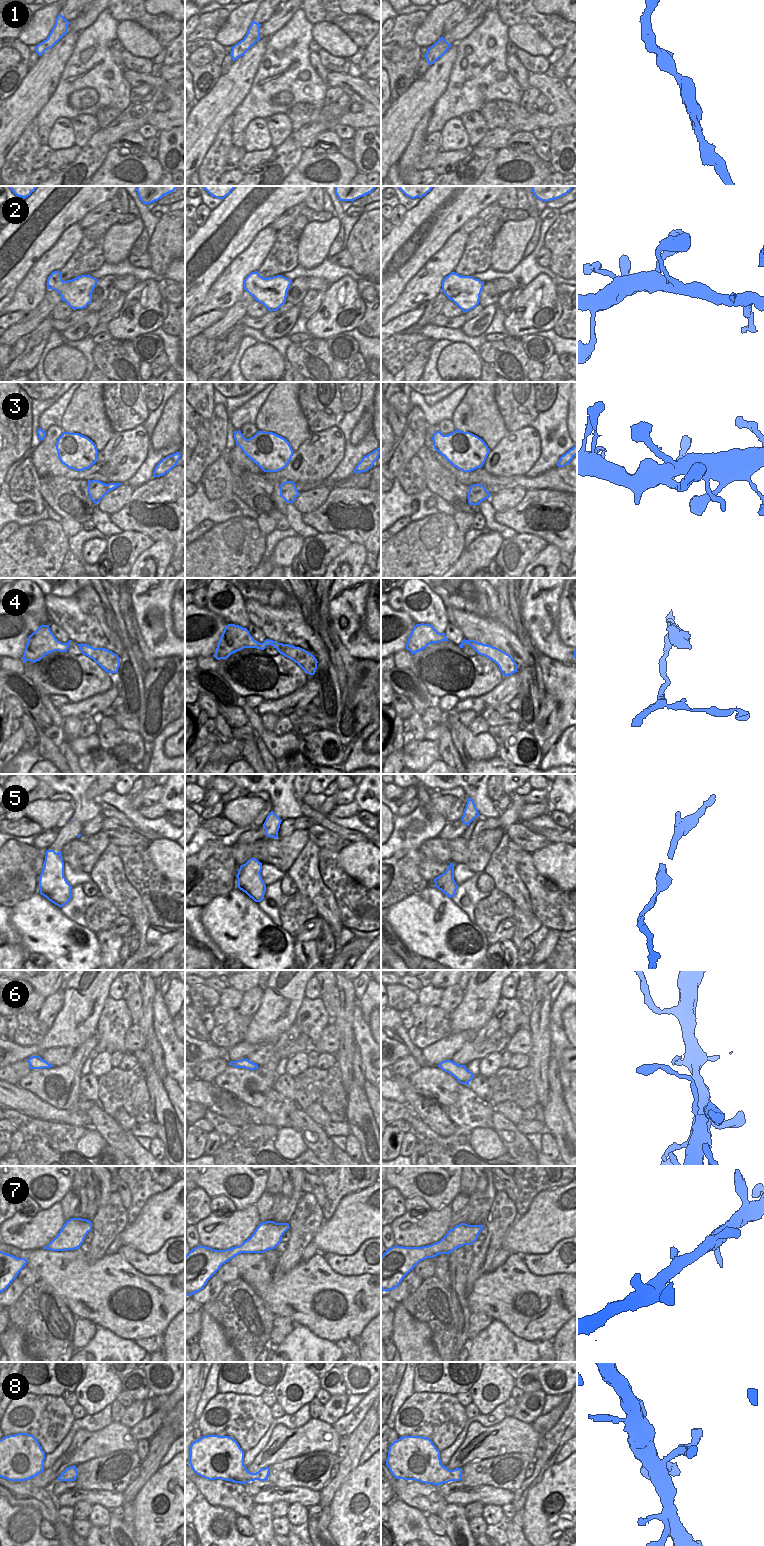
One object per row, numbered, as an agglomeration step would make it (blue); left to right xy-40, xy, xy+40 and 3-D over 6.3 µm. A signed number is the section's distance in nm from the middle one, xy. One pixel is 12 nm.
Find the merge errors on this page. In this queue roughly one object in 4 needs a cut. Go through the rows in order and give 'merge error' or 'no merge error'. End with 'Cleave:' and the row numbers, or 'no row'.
1: no merge error
2: no merge error
3: no merge error
4: no merge error
5: no merge error
6: no merge error
7: no merge error
8: no merge error
Cleave: no row

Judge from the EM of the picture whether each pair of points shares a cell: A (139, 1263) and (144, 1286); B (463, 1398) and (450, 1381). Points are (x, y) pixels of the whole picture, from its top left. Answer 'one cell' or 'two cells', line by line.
A: two cells
B: two cells

